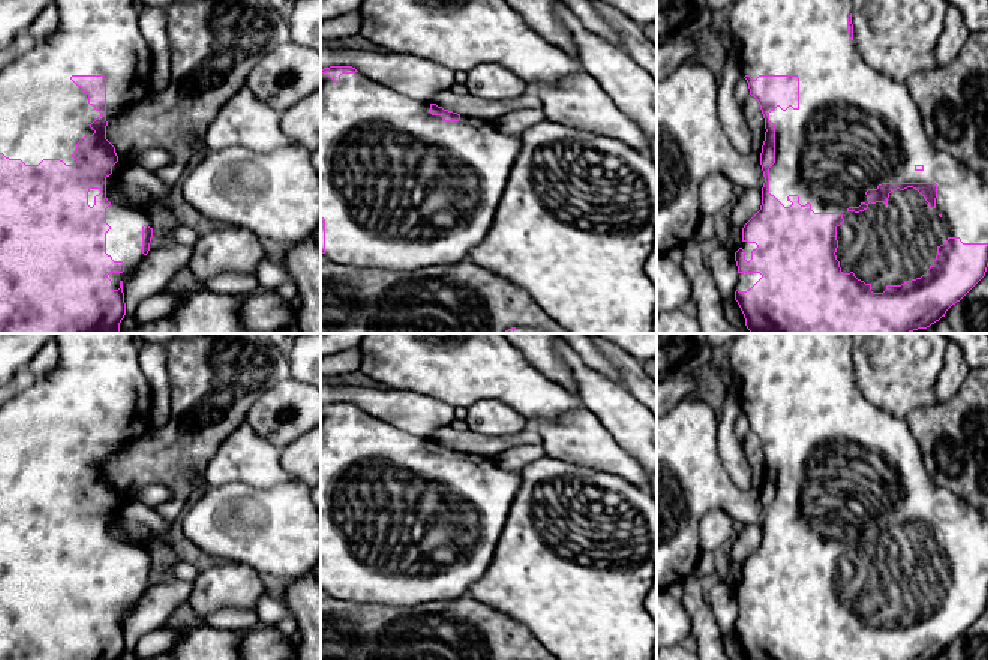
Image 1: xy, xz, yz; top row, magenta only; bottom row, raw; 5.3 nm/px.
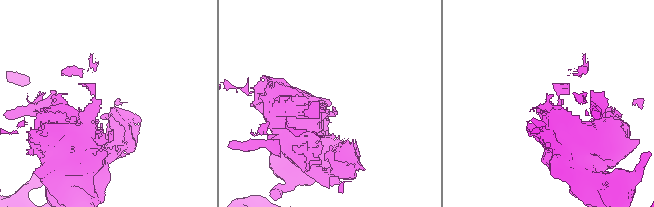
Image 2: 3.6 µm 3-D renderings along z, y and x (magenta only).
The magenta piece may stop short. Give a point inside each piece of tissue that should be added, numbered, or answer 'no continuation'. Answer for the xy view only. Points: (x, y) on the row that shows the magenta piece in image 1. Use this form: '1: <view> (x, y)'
1: xy (44, 114)

